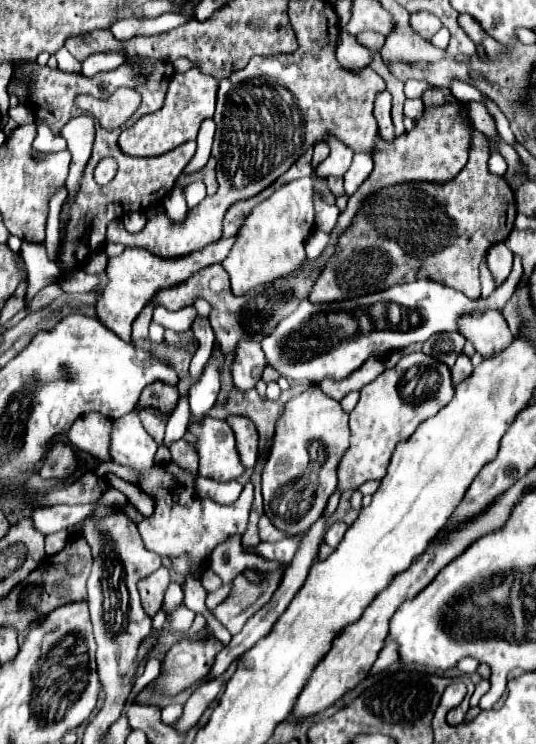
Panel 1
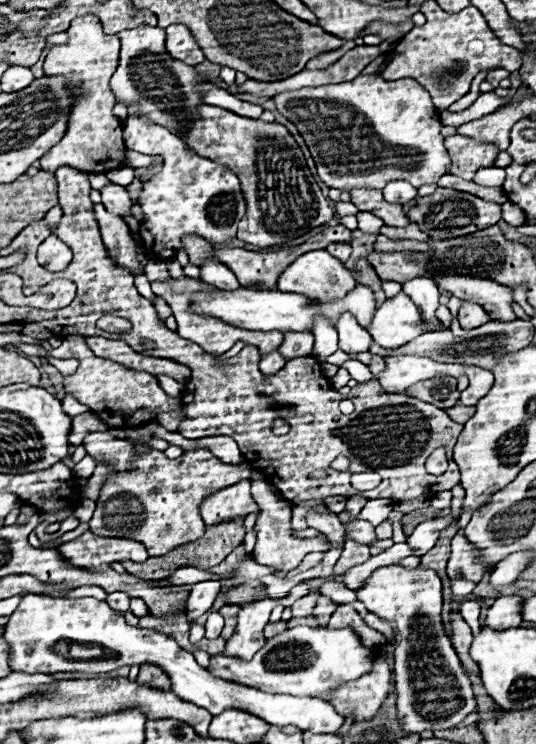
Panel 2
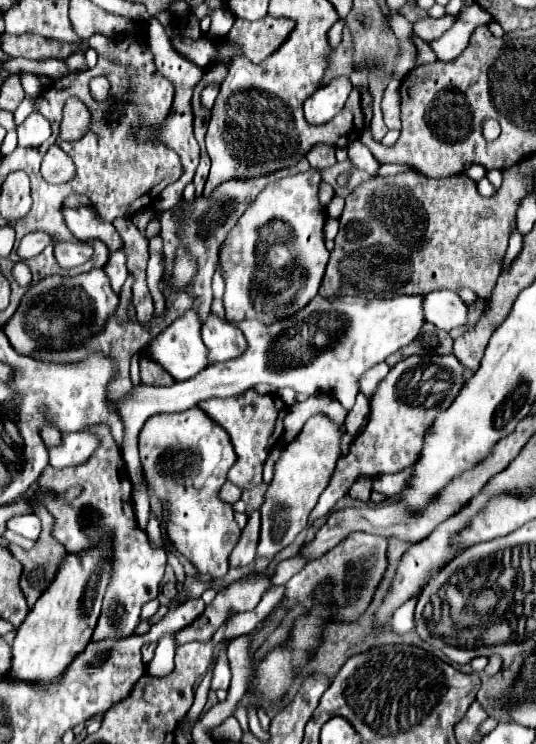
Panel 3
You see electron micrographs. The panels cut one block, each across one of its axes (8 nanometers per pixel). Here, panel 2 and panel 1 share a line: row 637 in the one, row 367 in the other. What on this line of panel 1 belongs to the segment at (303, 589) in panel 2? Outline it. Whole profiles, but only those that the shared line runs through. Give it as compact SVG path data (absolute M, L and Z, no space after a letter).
M242 340L242 344L236 346L236 358L232 364L232 378L236 390L246 392L254 388L256 382L262 378L264 366L266 358L260 344L254 340Z

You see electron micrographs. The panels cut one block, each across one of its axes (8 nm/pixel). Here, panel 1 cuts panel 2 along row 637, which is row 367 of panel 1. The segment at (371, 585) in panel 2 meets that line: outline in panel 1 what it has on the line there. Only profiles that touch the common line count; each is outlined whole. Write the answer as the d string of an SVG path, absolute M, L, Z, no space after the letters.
M424 352L404 356L394 368L384 370L372 384L360 390L360 400L350 412L350 448L338 468L340 490L356 490L366 480L382 480L396 442L406 440L424 418L434 416L454 396L450 368Z

